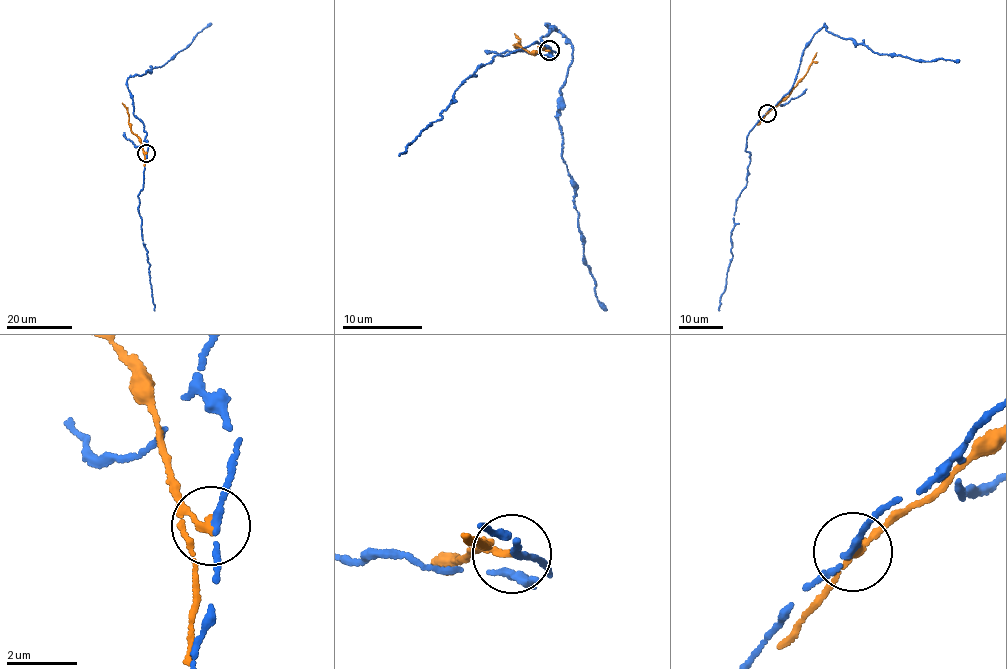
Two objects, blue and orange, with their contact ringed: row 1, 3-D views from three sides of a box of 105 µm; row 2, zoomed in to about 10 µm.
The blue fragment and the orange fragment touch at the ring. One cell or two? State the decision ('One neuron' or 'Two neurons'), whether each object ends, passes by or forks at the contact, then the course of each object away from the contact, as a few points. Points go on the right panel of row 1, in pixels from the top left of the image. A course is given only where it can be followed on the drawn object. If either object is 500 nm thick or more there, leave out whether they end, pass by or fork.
Two neurons. At the ring blue passes by. At the ring orange passes by. Course of blue: (767, 112), (790, 90), (802, 51), (824, 25), (826, 31), (865, 45), (881, 54), (921, 61), (959, 60). Course of orange: (767, 112), (787, 97), (804, 77), (816, 52)

